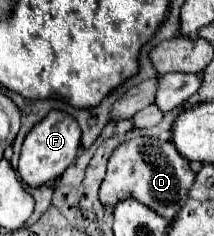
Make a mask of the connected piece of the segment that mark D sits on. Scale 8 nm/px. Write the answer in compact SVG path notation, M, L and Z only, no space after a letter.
M136 136L122 142L108 160L108 170L100 186L100 200L104 206L116 206L122 200L134 198L160 216L174 220L182 208L188 190L194 182L190 162L174 148L172 142L160 142L148 136Z

